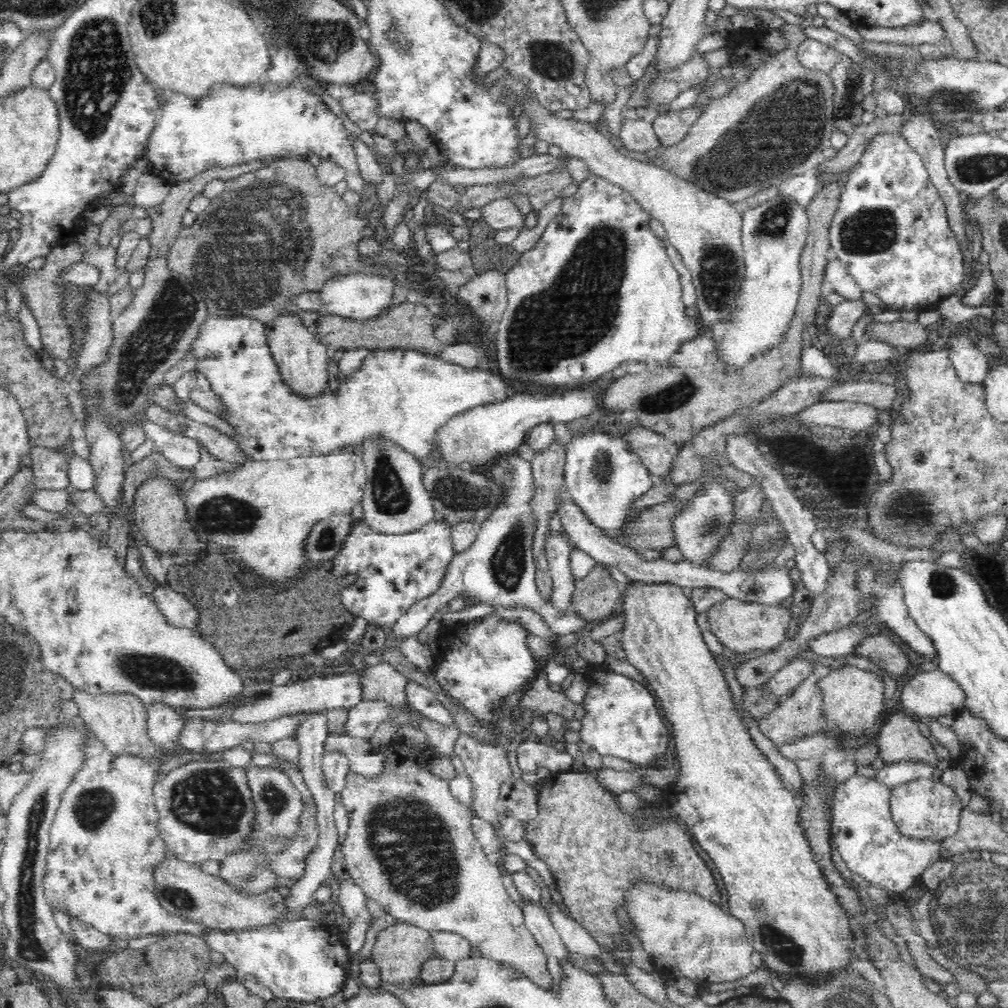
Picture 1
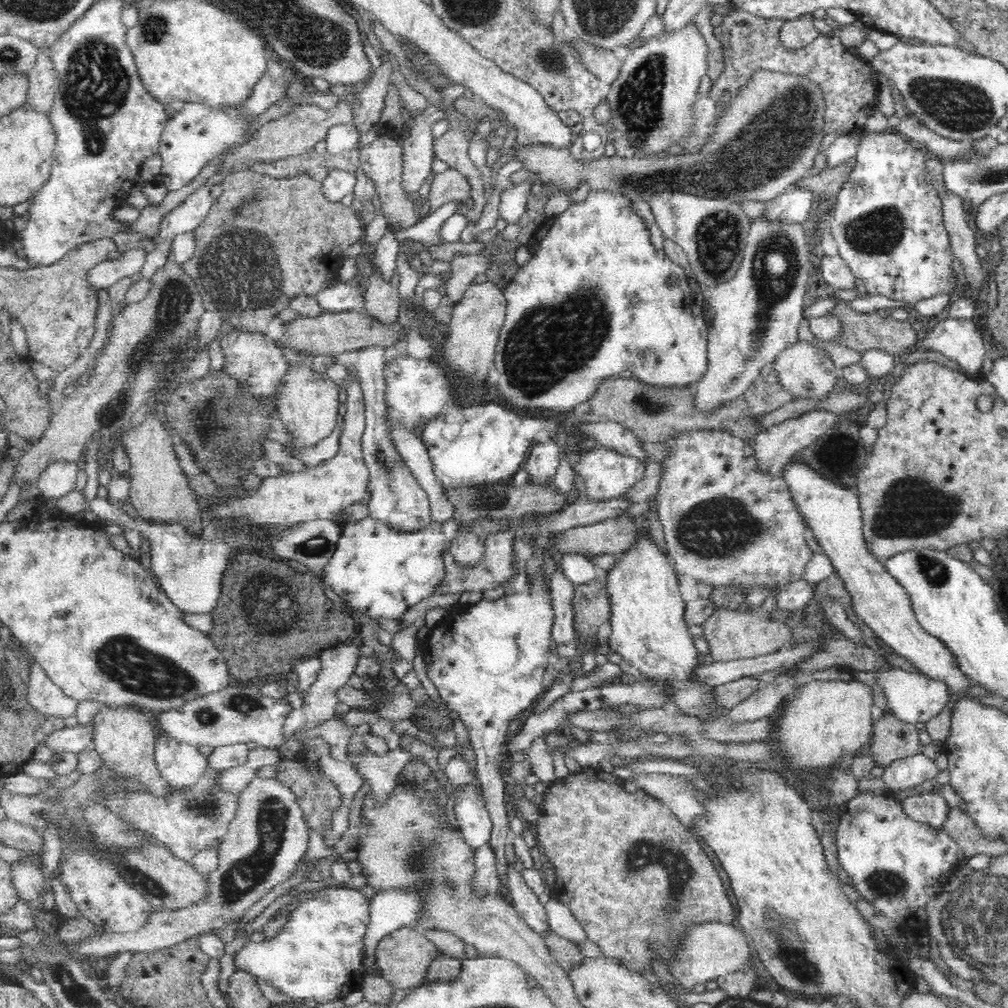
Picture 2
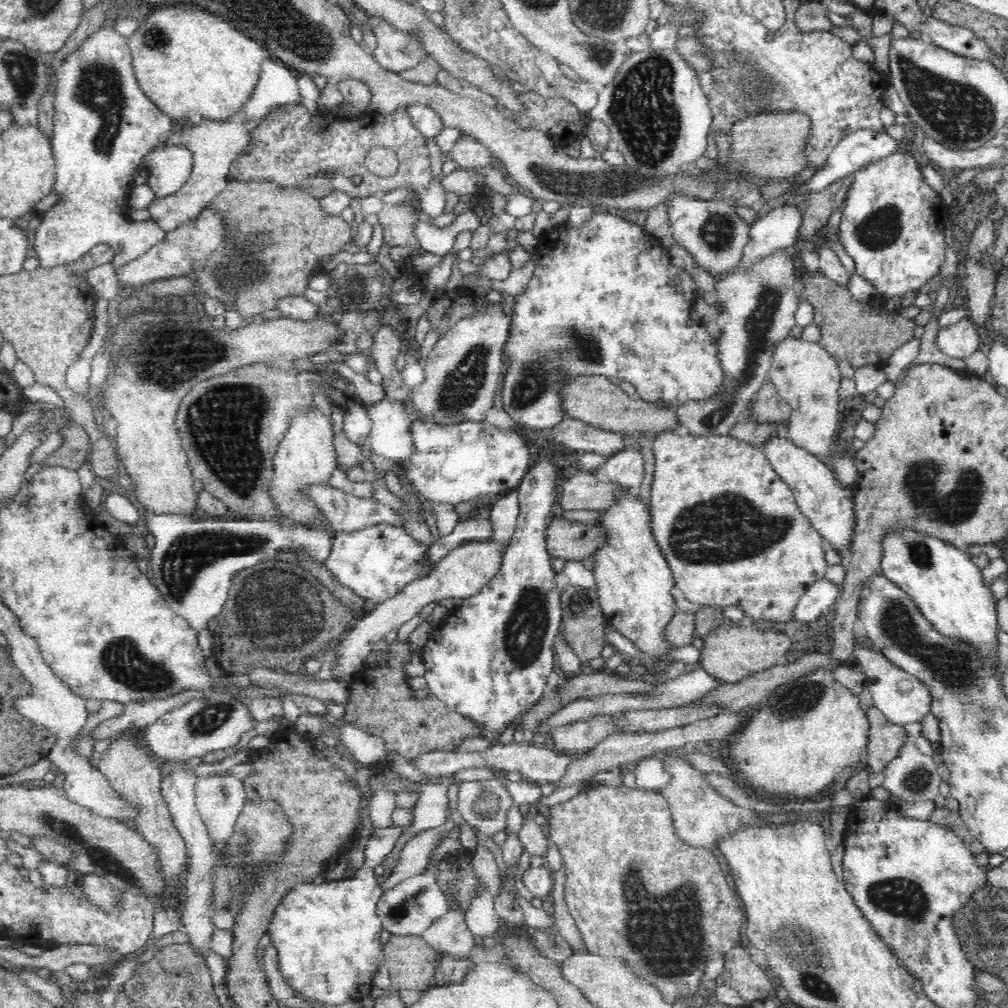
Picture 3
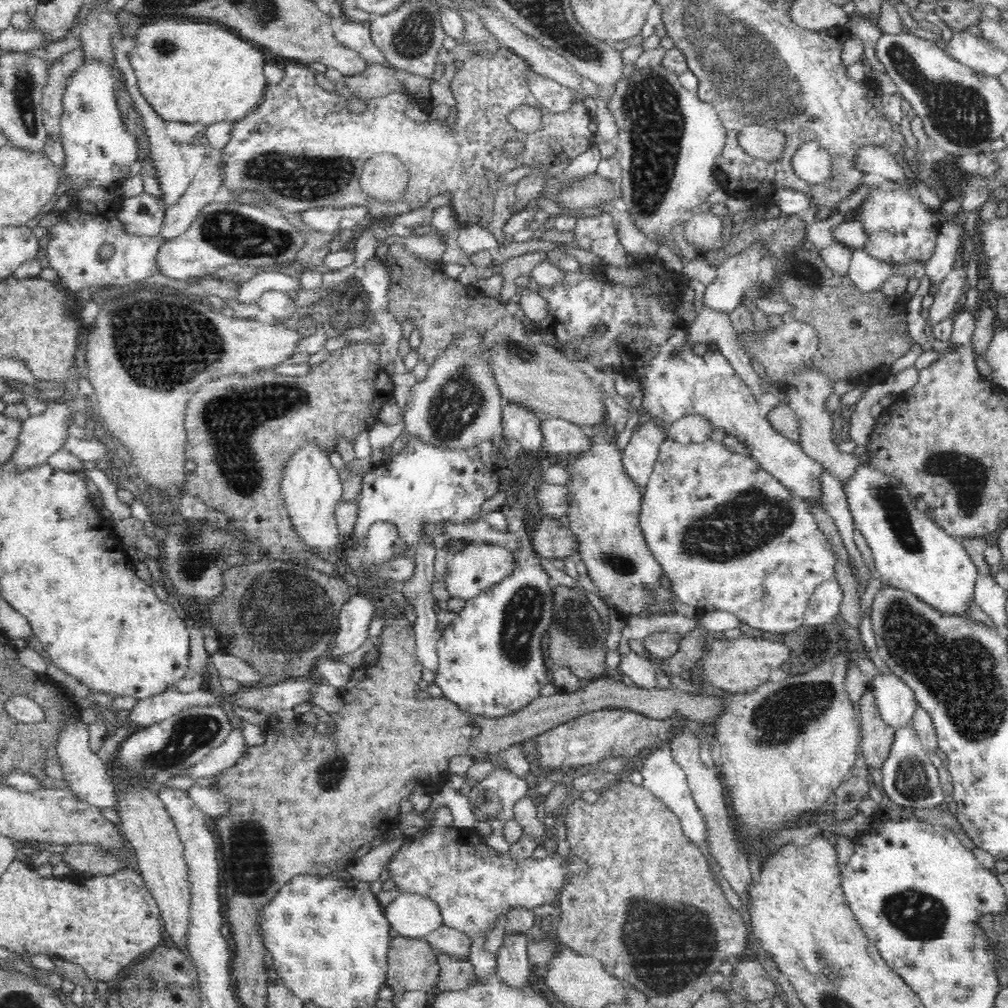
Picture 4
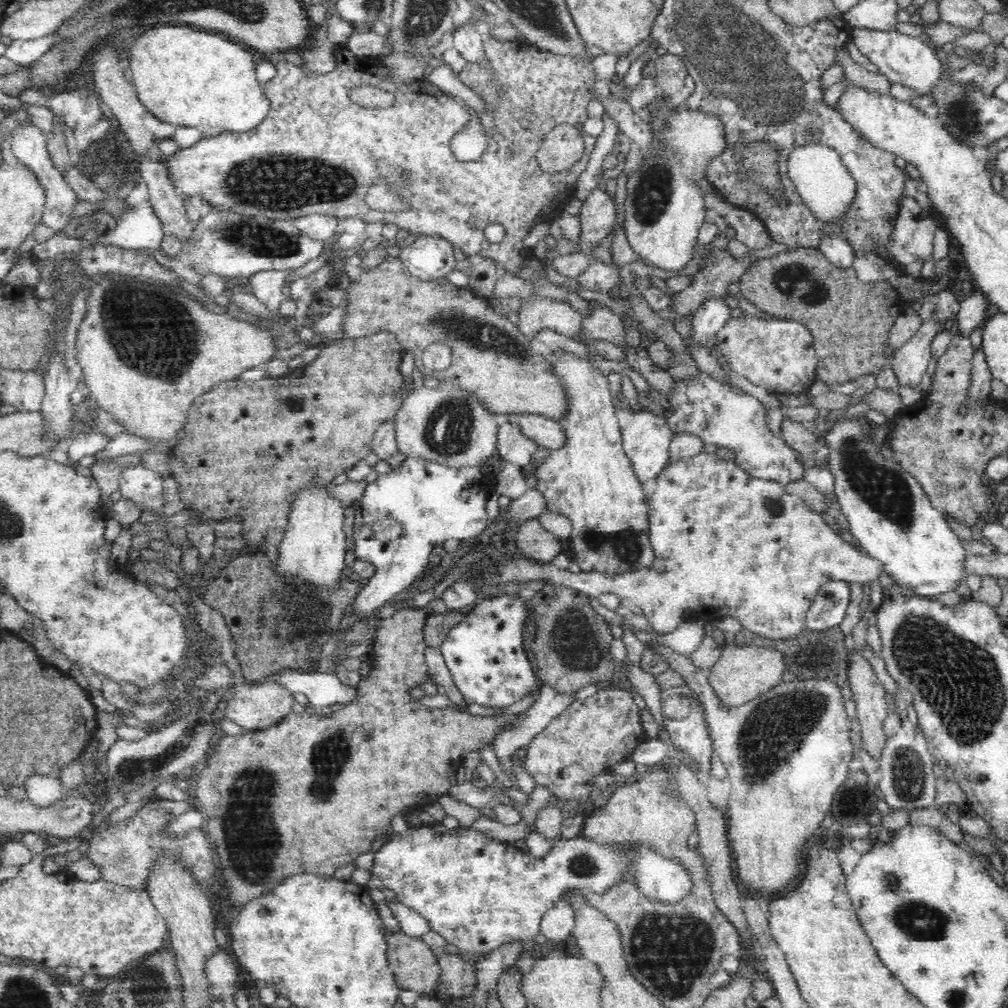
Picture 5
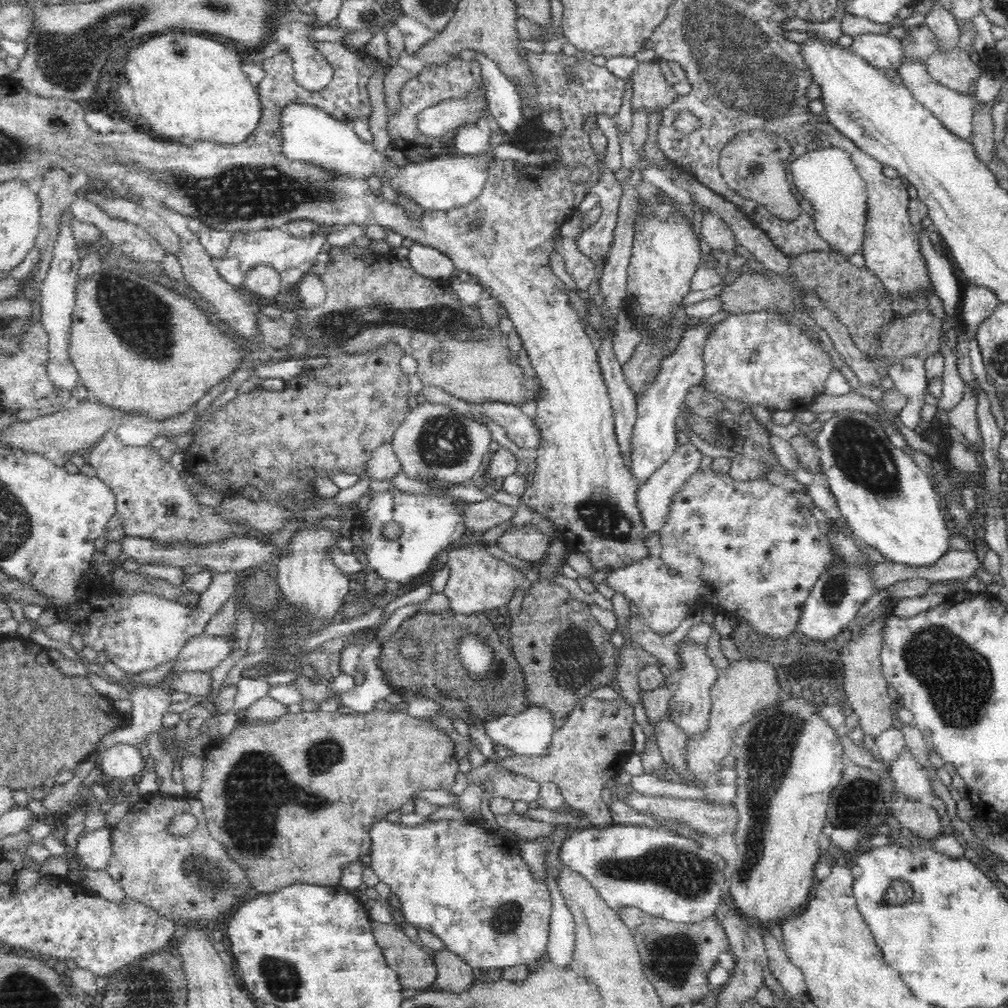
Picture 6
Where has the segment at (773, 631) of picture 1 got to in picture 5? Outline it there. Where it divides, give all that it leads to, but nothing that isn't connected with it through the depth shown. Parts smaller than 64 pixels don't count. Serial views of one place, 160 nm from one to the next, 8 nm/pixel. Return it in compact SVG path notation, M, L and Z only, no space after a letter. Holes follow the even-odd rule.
M729 643L724 646L722 658L711 669L709 684L718 696L724 709L733 709L758 699L781 684L784 672L784 656L776 650L758 648L758 646L735 646Z

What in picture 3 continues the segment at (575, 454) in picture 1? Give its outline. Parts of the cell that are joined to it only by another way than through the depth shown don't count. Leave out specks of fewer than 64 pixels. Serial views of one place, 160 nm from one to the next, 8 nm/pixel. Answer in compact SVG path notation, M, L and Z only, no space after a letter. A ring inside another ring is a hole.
M624 447L597 468L598 477L623 488L636 488L644 478L644 458L640 448Z

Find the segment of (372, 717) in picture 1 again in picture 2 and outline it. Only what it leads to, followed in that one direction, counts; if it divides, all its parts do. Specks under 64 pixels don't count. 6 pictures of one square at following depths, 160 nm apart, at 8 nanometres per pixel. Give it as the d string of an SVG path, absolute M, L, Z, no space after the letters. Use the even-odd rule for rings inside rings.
M332 717L325 723L318 725L315 729L302 732L302 737L322 737L330 745L332 755L334 755L336 760L347 761L349 759L347 756L348 738L352 736L352 732L354 732L354 727L346 726L336 717Z

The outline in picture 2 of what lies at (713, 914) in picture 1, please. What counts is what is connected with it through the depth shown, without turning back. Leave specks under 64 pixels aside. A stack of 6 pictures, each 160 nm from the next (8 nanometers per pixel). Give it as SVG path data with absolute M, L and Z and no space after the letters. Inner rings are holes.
M702 924L692 927L685 936L681 949L677 952L677 961L671 964L671 974L680 982L685 992L692 992L698 984L716 980L736 970L742 970L755 953L746 934L734 925Z

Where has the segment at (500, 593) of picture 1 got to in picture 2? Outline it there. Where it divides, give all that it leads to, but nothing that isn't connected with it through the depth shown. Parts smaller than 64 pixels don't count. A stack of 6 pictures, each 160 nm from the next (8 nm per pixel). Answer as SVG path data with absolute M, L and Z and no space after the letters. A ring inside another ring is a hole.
M496 533L493 535L488 535L485 542L485 555L482 560L471 569L462 569L454 557L450 554L450 550L442 550L442 559L444 559L444 564L446 565L445 570L445 583L441 586L439 594L460 594L462 592L483 592L484 590L496 588L500 586L502 582L510 580L516 570L514 570L514 546L523 541L514 533Z

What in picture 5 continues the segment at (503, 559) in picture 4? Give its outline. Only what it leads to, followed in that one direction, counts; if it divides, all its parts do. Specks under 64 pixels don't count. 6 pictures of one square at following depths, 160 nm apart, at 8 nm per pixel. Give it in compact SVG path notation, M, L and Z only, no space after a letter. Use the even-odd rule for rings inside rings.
M702 451L700 454L693 456L683 461L672 463L663 468L663 471L656 478L656 487L653 490L653 495L649 500L650 506L648 506L649 512L649 531L650 540L655 557L664 560L664 566L666 566L665 572L660 573L655 567L648 566L640 568L640 570L632 570L628 572L618 572L616 574L610 574L609 572L589 573L582 572L575 574L568 569L558 569L553 563L540 563L539 561L530 561L528 558L521 558L516 560L504 561L502 564L495 564L491 571L484 573L479 578L479 584L486 592L490 590L500 590L503 588L509 588L509 586L518 587L525 585L529 580L547 580L548 583L558 584L560 587L574 588L575 591L583 592L589 597L597 597L604 593L612 593L618 596L620 600L629 600L633 602L643 613L650 626L656 631L656 633L670 633L674 632L676 628L682 622L687 621L689 618L702 619L707 624L716 624L722 622L726 616L736 618L742 627L754 632L754 634L760 634L760 636L768 636L768 638L774 638L774 640L784 640L784 638L792 638L796 634L800 634L802 630L805 630L806 613L810 609L815 596L819 593L819 588L822 584L834 580L844 580L848 583L859 582L860 584L869 584L872 581L878 581L880 575L885 571L884 565L875 558L872 558L868 553L864 553L862 550L852 547L852 545L846 543L837 532L830 527L824 521L824 518L817 512L814 512L799 496L786 492L783 484L774 482L773 480L762 480L750 476L746 471L738 468L738 465L734 461L725 461L720 459L715 453L706 453Z

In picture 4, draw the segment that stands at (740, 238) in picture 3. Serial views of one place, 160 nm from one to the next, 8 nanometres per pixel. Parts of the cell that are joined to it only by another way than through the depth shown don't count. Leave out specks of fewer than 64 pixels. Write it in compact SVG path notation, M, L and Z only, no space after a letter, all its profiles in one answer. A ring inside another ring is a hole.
M708 212L708 214L694 214L684 224L686 240L690 244L716 251L721 247L722 222L723 220L720 220L718 216L714 216L711 212Z

